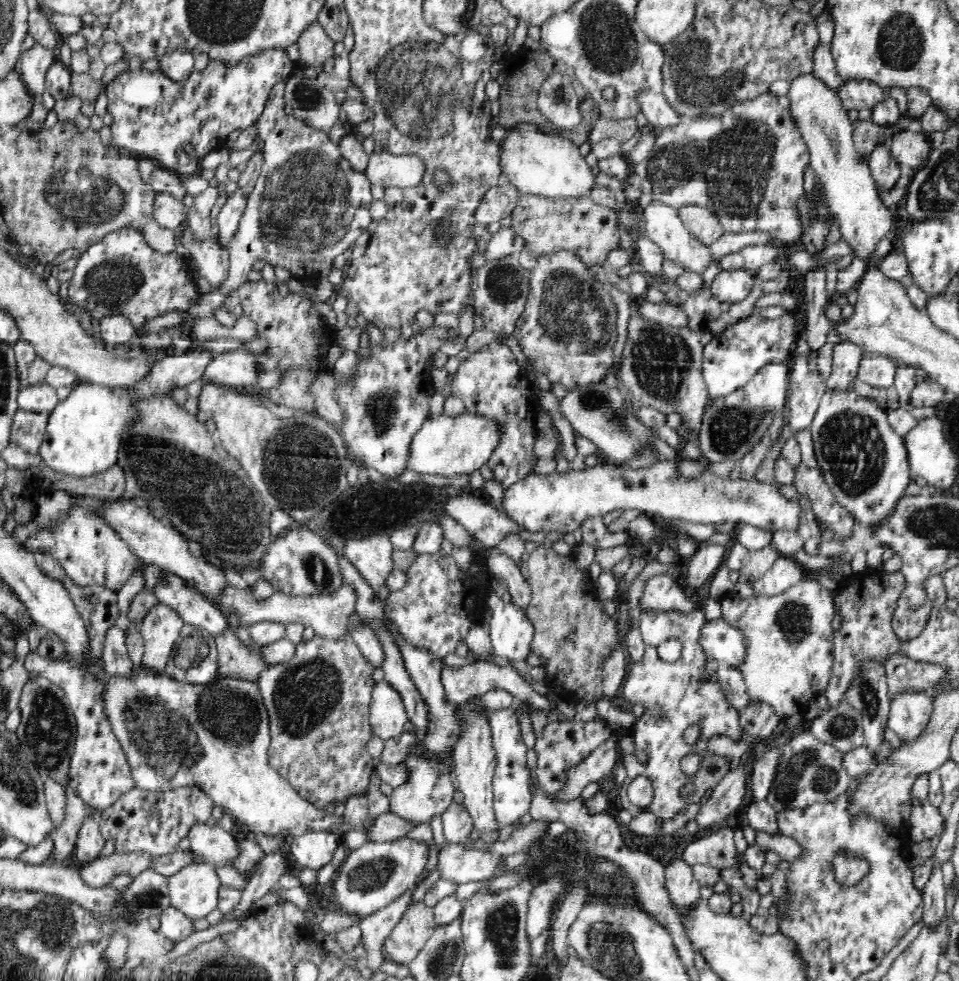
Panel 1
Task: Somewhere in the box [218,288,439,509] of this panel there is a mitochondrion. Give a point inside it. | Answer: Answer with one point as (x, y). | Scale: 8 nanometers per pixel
(380, 406)

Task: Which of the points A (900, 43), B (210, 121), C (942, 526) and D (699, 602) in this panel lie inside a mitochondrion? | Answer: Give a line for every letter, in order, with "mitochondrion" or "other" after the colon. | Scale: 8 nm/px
A: mitochondrion
B: other
C: mitochondrion
D: other

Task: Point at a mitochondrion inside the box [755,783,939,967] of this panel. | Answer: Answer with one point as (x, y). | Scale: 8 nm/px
(845, 876)

